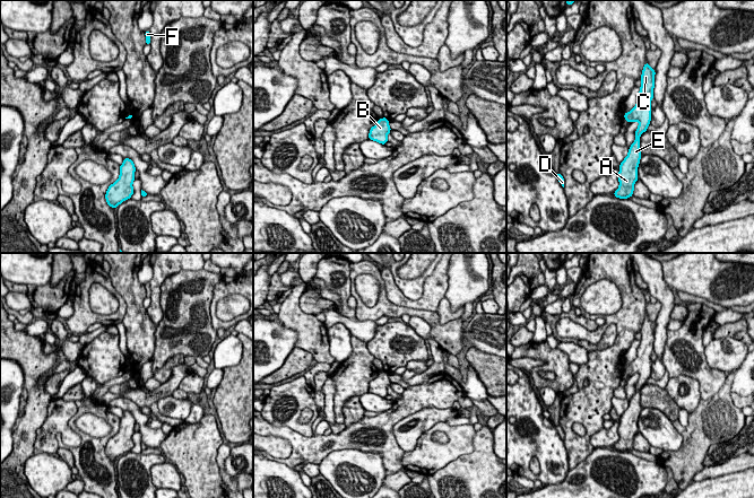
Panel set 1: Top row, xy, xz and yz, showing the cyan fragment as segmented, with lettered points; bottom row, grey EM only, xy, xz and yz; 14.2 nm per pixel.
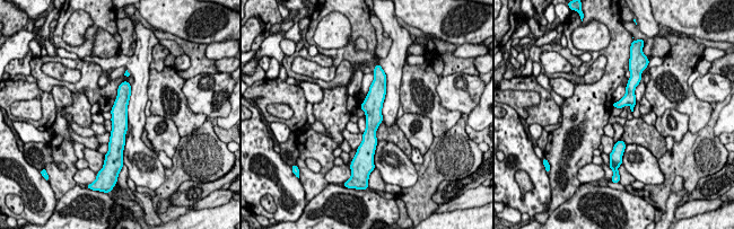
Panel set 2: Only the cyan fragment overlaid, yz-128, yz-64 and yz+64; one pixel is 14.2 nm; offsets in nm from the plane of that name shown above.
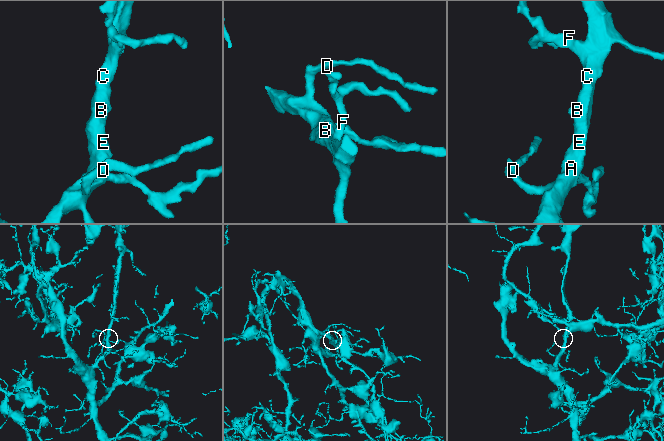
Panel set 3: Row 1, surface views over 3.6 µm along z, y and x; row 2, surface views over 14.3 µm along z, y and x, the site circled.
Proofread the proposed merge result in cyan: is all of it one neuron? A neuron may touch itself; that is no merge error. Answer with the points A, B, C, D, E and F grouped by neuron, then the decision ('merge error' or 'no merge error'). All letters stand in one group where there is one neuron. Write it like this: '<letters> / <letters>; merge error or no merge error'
A B C D E F; no merge error

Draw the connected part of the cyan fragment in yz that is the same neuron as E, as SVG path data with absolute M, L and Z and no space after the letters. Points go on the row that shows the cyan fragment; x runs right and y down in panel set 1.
M645 62L641 75L641 87L636 98L636 105L627 113L624 113L624 120L629 123L639 122L635 130L635 141L629 148L629 154L619 164L618 182L619 186L614 191L614 196L627 199L633 196L634 183L639 180L638 167L642 157L640 150L640 137L648 130L651 121L651 101L653 98L656 70L651 69Z

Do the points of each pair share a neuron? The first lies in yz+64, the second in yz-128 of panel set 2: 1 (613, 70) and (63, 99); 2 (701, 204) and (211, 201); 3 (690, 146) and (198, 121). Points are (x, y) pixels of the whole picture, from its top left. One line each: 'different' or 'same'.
1: different
2: same
3: different

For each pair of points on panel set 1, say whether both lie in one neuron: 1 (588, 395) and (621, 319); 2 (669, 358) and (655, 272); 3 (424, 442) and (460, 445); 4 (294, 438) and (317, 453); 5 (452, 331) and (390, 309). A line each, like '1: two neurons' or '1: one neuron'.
1: one neuron
2: two neurons
3: one neuron
4: one neuron
5: one neuron

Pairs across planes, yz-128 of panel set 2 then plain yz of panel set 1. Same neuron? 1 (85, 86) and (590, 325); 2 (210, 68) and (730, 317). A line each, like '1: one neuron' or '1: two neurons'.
1: one neuron
2: two neurons

